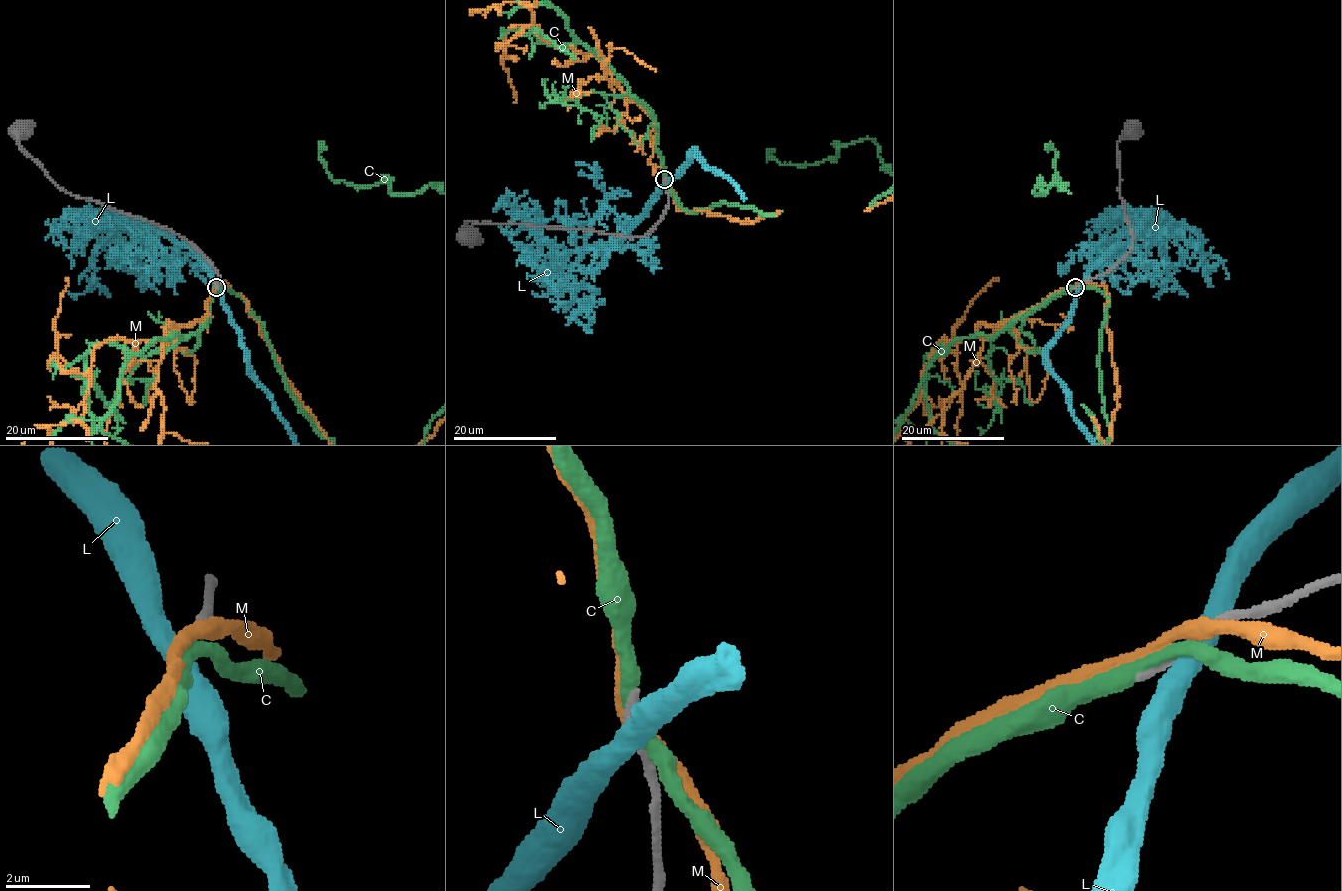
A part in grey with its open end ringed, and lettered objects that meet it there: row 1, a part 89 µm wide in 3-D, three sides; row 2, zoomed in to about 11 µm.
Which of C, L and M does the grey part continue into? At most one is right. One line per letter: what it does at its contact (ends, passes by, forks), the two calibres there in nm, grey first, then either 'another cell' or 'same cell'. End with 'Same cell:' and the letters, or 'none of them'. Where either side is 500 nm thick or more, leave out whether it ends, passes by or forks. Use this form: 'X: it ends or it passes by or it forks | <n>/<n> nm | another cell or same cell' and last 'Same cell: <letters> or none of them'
C: it passes by | 280/320 nm | same cell
L: it passes by | 280/480 nm | another cell
M: it passes by | 190/340 nm | another cell
Same cell: C

